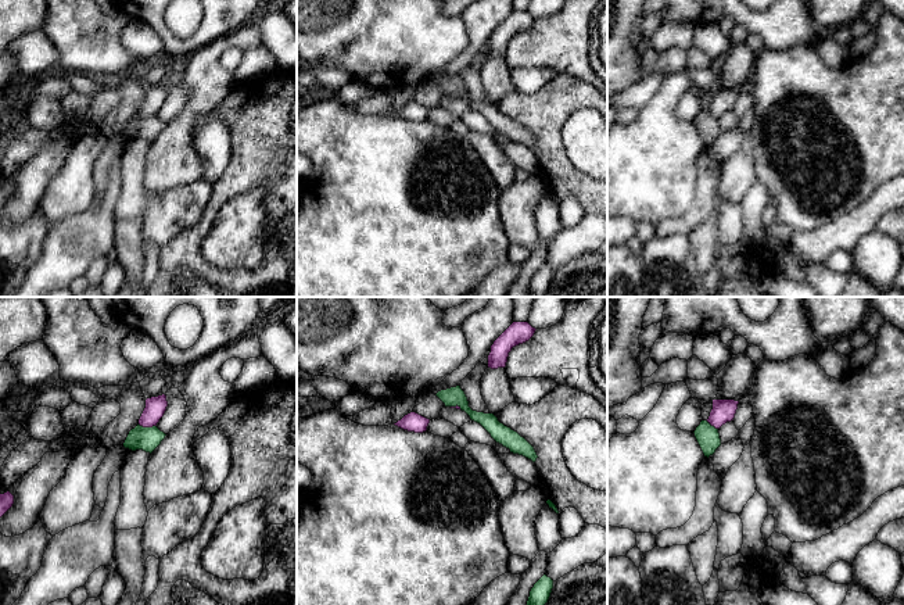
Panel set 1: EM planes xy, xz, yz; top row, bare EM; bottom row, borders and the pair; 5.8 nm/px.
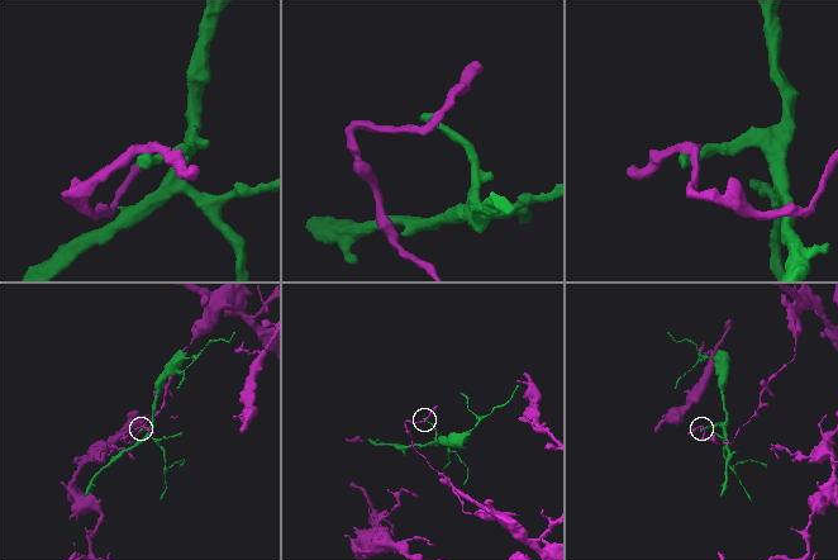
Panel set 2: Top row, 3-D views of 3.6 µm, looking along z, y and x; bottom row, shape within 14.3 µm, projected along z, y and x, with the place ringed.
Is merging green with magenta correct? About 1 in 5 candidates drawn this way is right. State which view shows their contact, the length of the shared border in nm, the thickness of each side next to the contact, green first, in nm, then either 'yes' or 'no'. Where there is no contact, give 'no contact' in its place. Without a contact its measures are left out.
xy | 110 nm | 140/120 nm | no

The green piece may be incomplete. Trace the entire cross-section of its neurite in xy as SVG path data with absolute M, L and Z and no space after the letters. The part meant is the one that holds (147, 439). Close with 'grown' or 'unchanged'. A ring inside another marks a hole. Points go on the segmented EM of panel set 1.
M137 425L129 432L123 447L132 451L143 450L151 454L161 444L165 436L166 434L161 432L157 426L143 427Z; unchanged

